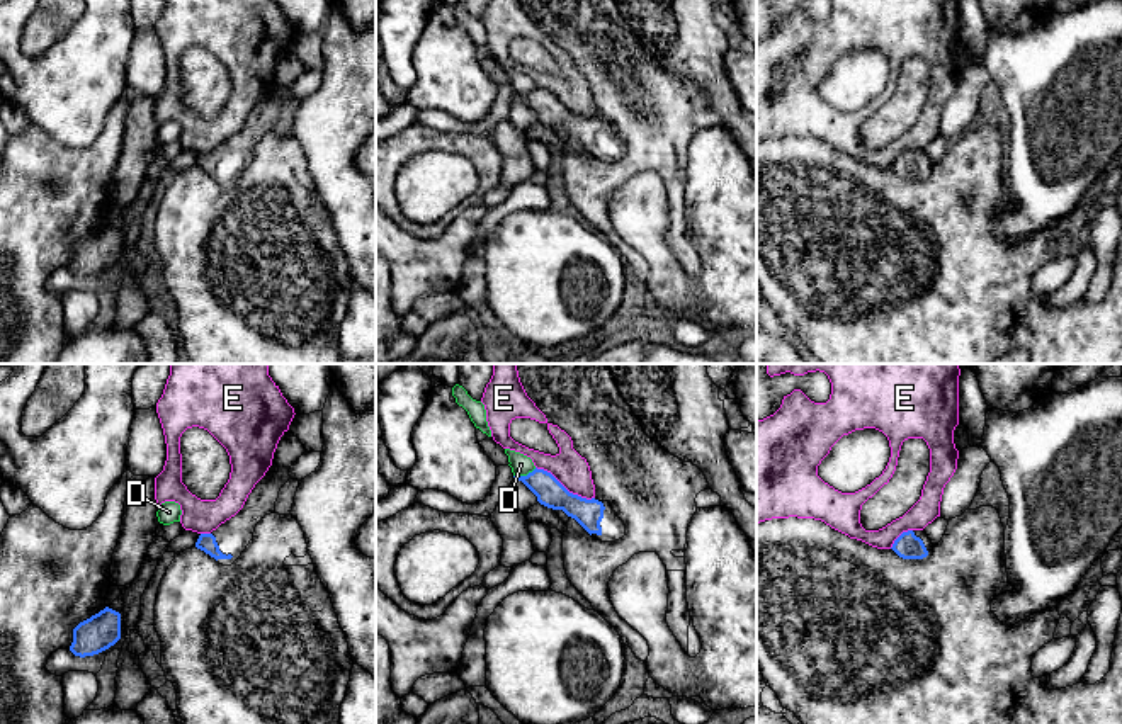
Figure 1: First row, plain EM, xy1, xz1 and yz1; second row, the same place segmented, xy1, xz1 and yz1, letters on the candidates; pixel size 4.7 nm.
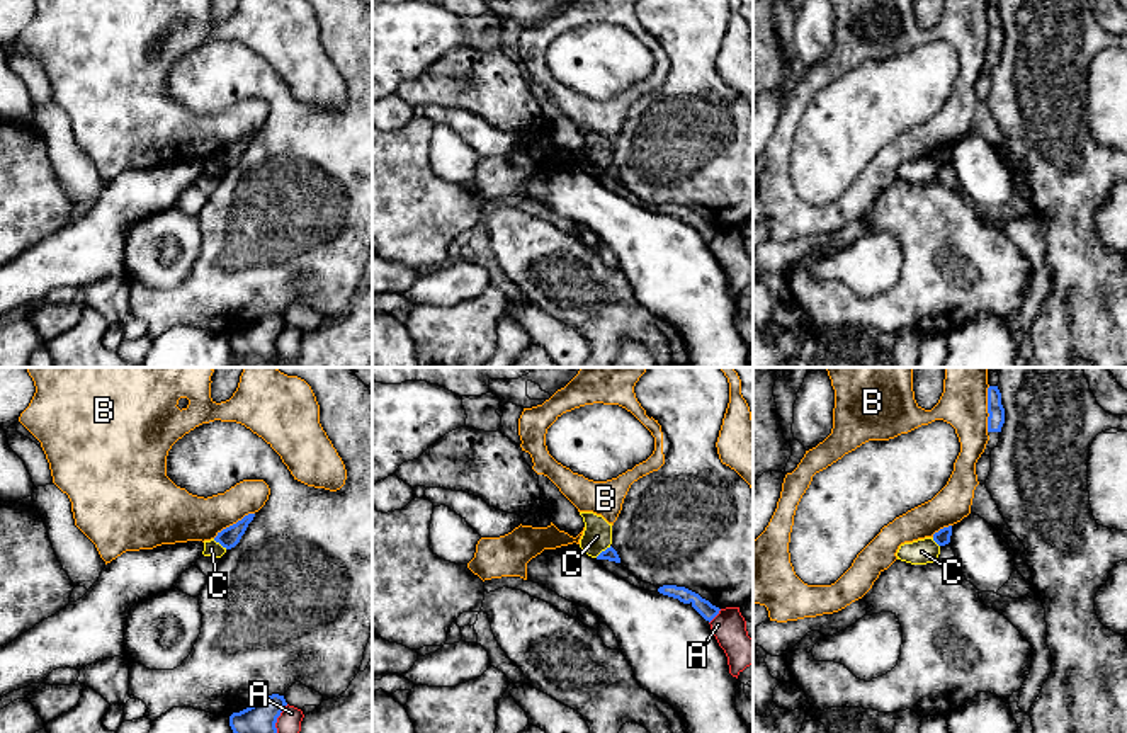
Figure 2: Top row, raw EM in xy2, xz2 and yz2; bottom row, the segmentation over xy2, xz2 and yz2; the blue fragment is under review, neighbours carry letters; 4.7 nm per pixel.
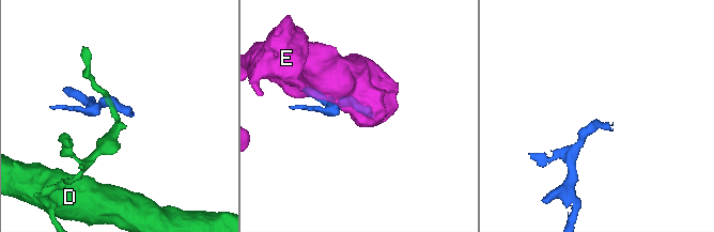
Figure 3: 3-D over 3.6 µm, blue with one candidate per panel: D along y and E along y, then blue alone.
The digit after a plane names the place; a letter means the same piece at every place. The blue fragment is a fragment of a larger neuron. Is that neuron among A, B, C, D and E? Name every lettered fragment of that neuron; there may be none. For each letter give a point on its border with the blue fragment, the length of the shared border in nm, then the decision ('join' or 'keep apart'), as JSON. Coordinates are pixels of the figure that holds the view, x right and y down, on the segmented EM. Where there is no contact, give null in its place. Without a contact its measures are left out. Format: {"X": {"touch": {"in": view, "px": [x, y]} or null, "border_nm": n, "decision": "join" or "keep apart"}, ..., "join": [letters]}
{"A": {"touch": {"in": "xy2", "px": [277, 716]}, "border_nm": 150, "decision": "keep apart"}, "B": {"touch": {"in": "yz2", "px": [988, 409]}, "border_nm": 220, "decision": "keep apart"}, "C": {"touch": {"in": "xz2", "px": [602, 551]}, "border_nm": 90, "decision": "keep apart"}, "D": {"touch": {"in": "xz1", "px": [524, 476]}, "border_nm": 120, "decision": "keep apart"}, "E": {"touch": {"in": "xz1", "px": [563, 486]}, "border_nm": 320, "decision": "keep apart"}, "join": []}

